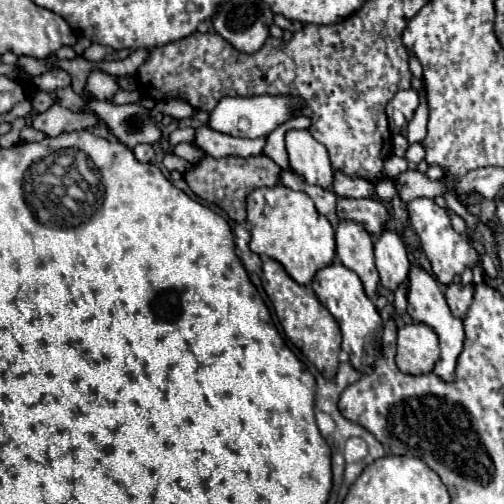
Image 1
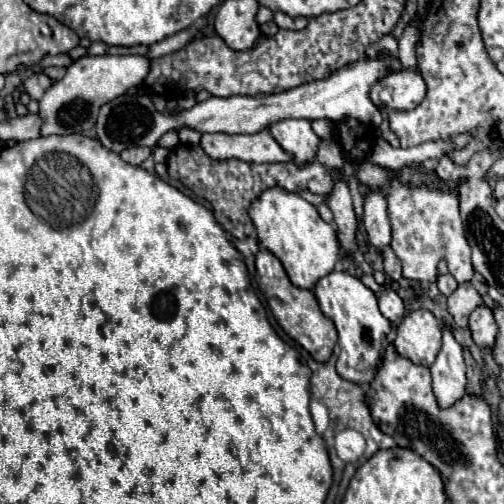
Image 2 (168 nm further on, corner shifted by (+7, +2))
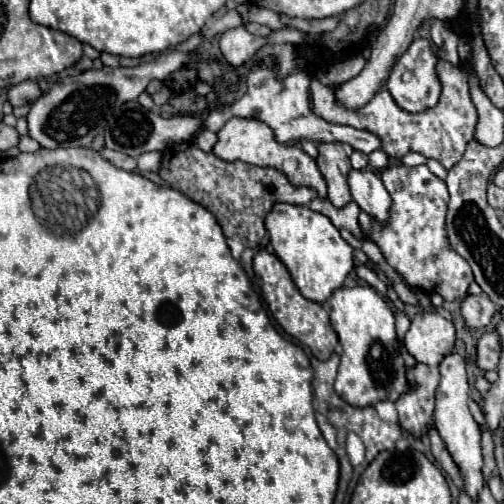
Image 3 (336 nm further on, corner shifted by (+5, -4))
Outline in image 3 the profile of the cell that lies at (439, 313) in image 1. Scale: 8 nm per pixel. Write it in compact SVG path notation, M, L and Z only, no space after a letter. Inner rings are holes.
M451 352L443 358L439 364L441 372L441 382L437 386L437 402L435 402L435 426L439 436L443 438L449 454L453 456L455 464L459 466L463 480L465 480L465 490L467 494L477 500L477 494L483 486L483 476L481 476L481 466L483 466L483 456L481 456L481 432L477 422L473 420L467 400L469 400L469 382L467 382L467 372L465 372L465 360L463 356Z

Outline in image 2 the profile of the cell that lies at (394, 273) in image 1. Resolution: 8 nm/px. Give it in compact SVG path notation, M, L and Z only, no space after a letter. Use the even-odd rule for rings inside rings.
M369 190L365 194L365 216L363 226L367 232L367 240L373 248L381 250L391 242L391 226L387 214L387 196L383 190Z

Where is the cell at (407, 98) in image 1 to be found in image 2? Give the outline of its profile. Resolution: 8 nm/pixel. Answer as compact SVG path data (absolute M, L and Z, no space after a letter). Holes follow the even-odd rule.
M403 68L399 72L391 72L381 80L383 86L393 88L393 102L389 104L393 110L411 110L425 98L427 86L419 70Z

